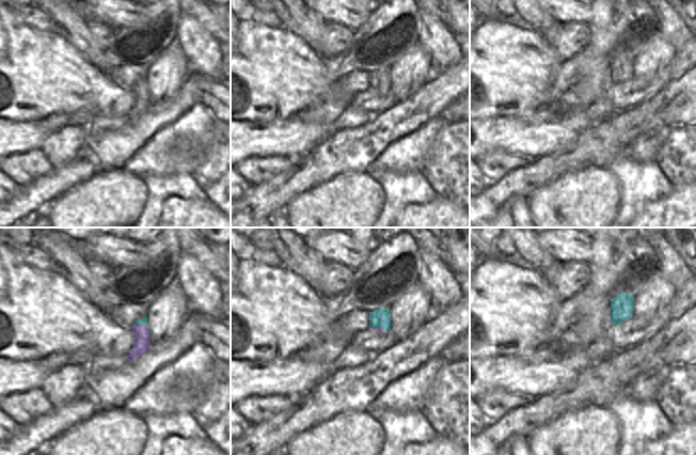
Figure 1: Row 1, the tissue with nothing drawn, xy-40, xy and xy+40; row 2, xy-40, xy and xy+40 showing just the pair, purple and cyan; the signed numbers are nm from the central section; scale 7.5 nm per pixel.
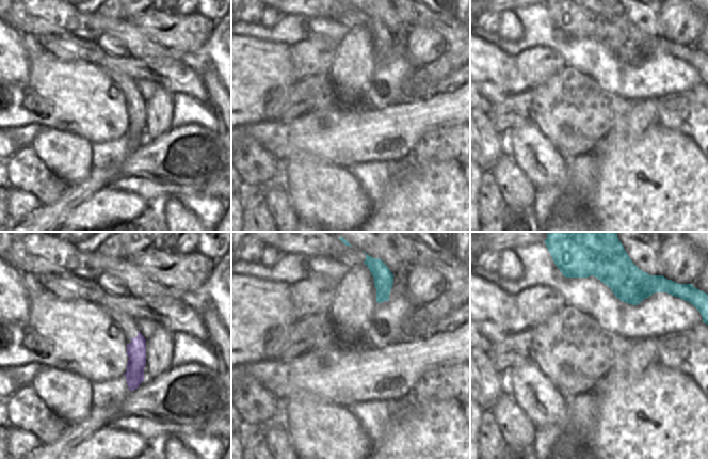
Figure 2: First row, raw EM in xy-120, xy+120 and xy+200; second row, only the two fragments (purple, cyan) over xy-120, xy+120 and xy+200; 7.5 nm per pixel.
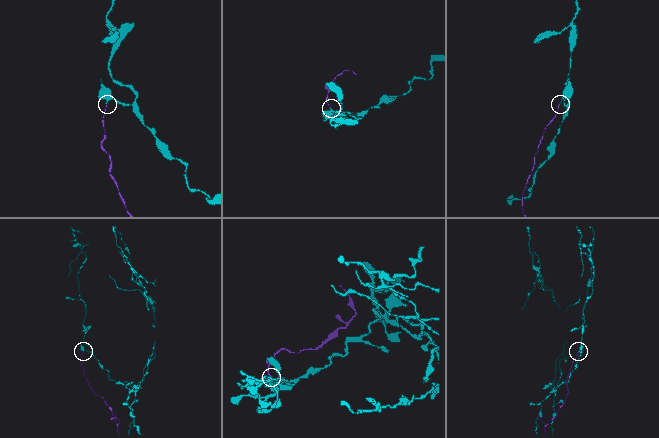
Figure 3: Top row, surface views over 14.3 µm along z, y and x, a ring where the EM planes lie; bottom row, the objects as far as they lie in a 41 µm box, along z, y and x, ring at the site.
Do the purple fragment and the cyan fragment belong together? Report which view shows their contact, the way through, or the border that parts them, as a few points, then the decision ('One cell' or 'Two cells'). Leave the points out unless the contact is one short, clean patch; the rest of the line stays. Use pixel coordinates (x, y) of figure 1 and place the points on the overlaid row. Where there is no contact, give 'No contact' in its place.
Touches purple in xy-40. Two cells.

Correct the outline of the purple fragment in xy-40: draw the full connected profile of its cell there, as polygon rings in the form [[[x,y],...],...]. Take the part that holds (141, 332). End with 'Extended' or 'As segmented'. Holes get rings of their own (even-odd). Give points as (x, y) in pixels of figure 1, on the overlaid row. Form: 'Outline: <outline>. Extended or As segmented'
Outline: [[[133,324],[135,345],[128,354],[128,360],[136,359],[143,355],[149,347],[149,330],[147,325]]]. As segmented.

